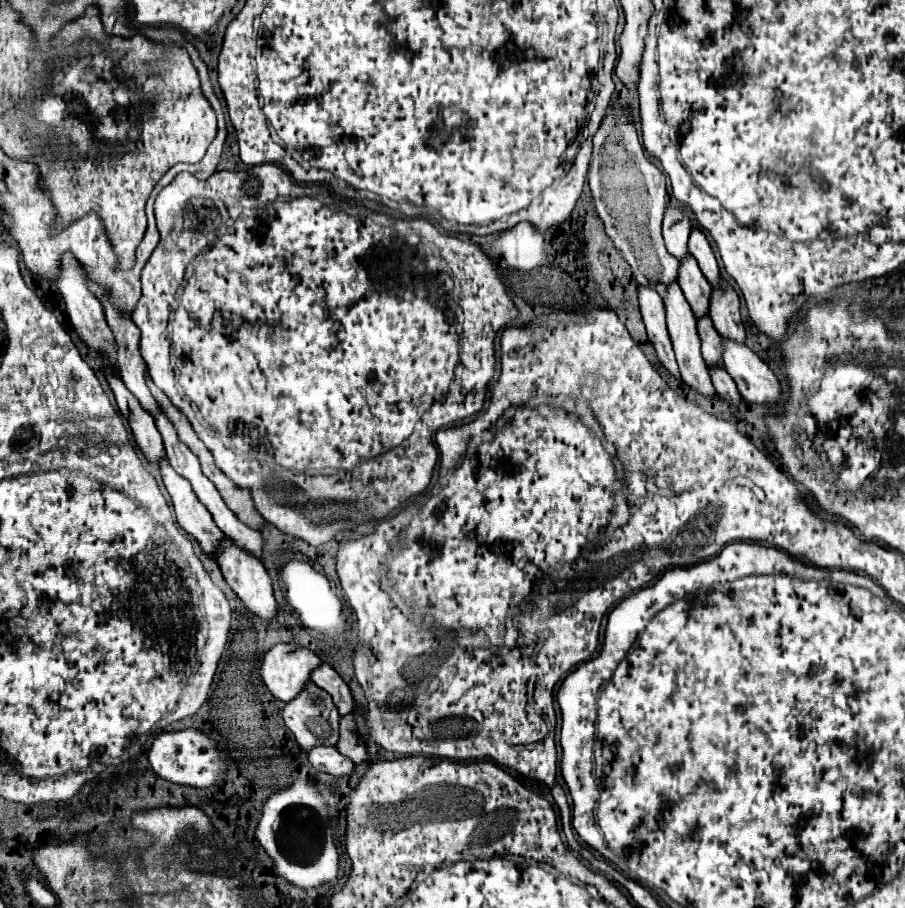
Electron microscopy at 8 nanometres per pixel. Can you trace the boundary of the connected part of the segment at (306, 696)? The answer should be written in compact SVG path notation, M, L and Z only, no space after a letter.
M306 683L306 687L296 695L296 699L286 703L282 719L304 751L314 745L336 745L338 741L338 709L332 701L332 695L328 695L328 691L320 689L316 683Z

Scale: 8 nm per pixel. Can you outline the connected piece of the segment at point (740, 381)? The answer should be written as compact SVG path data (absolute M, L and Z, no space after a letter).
M722 339L724 369L734 379L740 395L750 403L776 403L780 383L770 367L746 345L732 339Z

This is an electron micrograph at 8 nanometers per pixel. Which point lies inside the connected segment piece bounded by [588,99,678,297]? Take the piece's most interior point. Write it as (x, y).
(629, 192)

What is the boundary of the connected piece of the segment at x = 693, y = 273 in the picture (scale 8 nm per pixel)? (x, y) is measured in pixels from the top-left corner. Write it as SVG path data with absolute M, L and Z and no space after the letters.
M686 255L680 261L678 285L684 291L684 297L690 303L694 315L706 315L708 313L708 291L712 291L712 285L708 283L708 279L704 279L692 255Z

